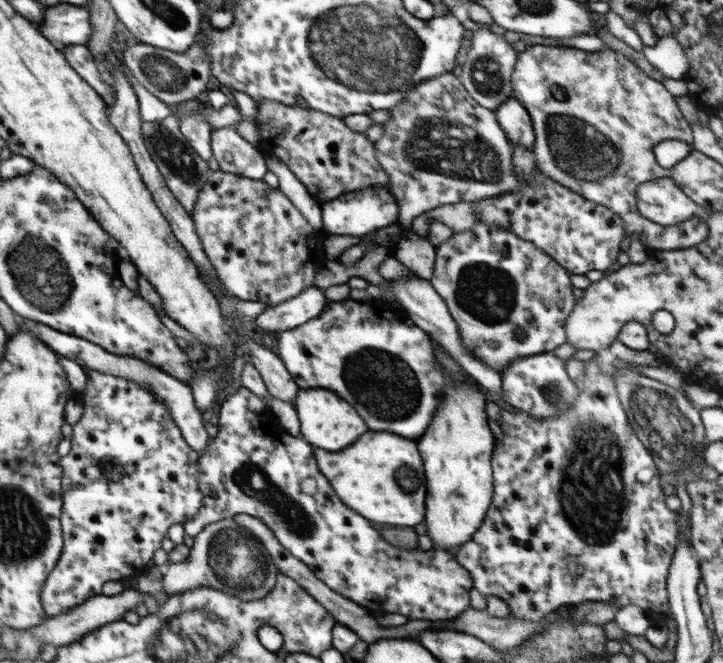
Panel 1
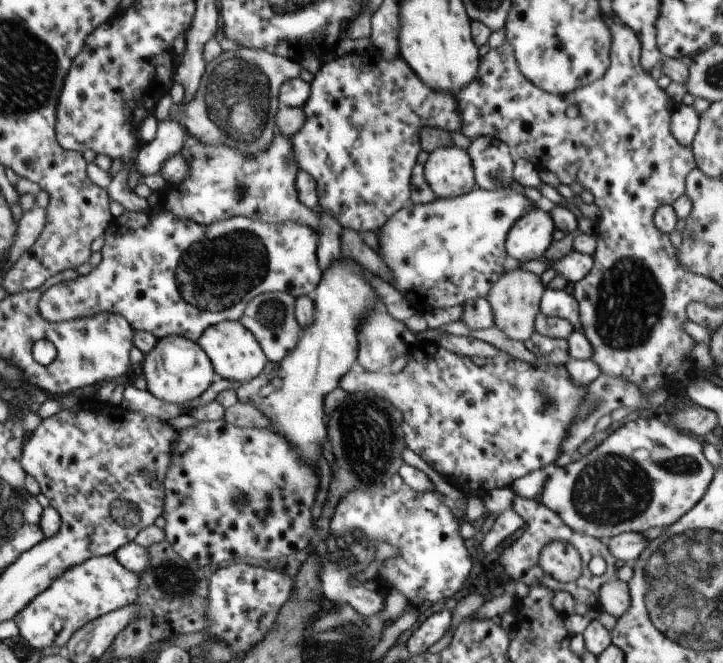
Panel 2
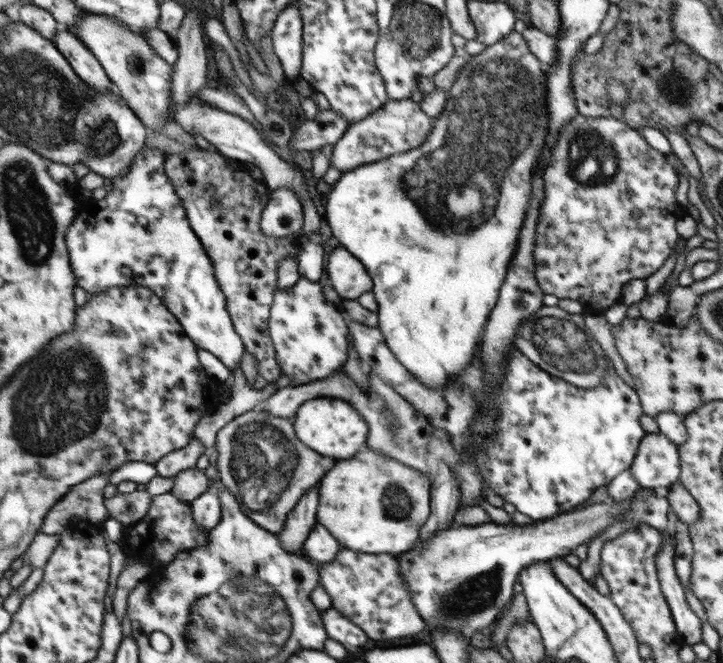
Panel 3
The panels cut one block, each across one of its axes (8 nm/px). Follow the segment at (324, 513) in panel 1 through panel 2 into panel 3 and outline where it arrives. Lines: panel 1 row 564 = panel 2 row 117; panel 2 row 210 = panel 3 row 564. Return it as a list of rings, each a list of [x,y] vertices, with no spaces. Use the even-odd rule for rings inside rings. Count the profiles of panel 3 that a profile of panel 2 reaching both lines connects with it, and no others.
[[[342,550],[330,563],[320,564],[322,587],[331,596],[332,607],[357,624],[372,640],[410,638],[428,632],[428,624],[416,612],[407,584],[401,576],[398,558]]]

